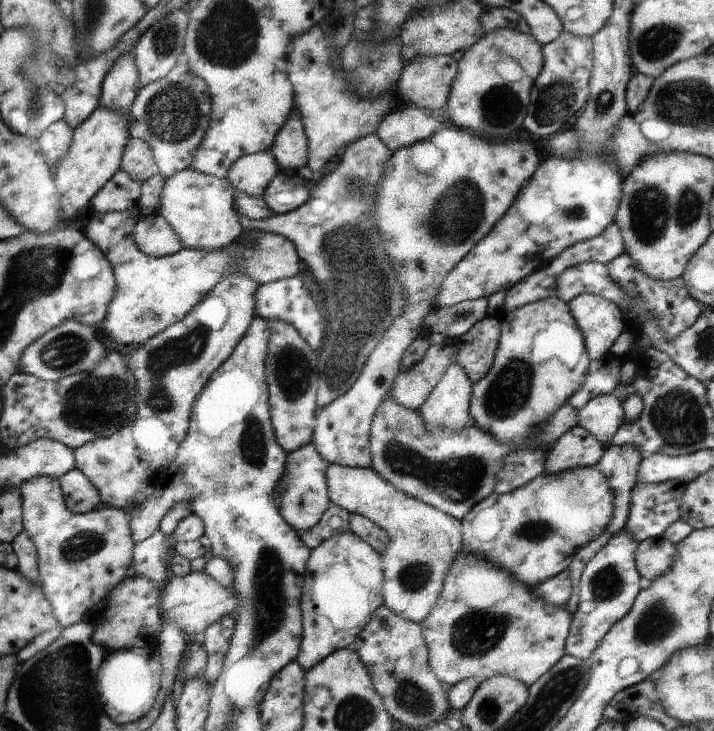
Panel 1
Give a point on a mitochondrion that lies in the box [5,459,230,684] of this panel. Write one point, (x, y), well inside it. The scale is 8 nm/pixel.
(81, 546)

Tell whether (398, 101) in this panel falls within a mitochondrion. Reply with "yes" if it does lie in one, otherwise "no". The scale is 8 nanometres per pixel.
no

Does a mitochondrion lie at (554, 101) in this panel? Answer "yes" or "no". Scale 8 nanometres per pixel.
yes

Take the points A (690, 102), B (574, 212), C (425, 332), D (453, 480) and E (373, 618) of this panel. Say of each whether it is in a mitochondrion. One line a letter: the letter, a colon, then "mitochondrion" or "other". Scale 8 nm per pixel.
A: mitochondrion
B: mitochondrion
C: other
D: mitochondrion
E: other

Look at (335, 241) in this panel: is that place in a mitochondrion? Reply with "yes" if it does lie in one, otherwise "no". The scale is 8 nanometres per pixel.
yes

